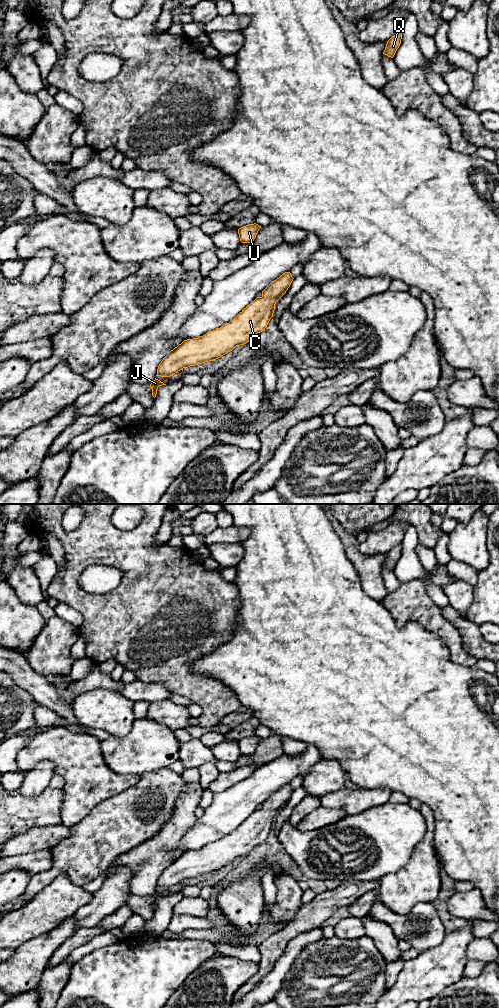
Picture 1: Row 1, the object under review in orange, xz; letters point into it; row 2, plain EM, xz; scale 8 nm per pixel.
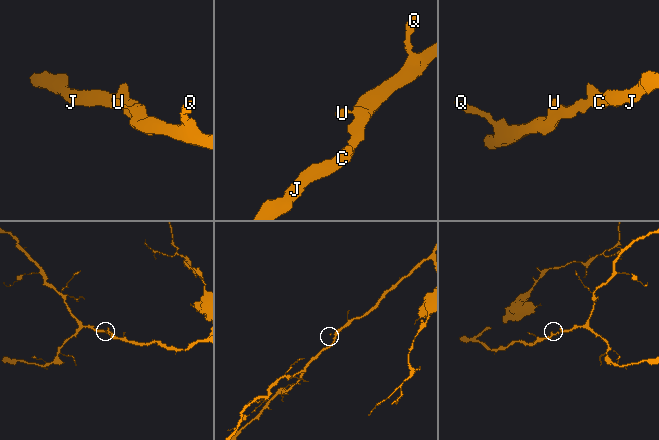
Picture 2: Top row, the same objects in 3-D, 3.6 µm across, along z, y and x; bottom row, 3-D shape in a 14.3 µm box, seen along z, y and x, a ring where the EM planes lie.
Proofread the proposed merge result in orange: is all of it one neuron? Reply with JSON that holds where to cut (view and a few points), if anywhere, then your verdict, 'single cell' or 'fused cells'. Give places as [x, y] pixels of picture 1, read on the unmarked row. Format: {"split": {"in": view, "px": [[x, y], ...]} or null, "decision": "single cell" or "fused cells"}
{"split": null, "decision": "single cell"}

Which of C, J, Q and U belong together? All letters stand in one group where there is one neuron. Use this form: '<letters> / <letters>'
C J Q U

